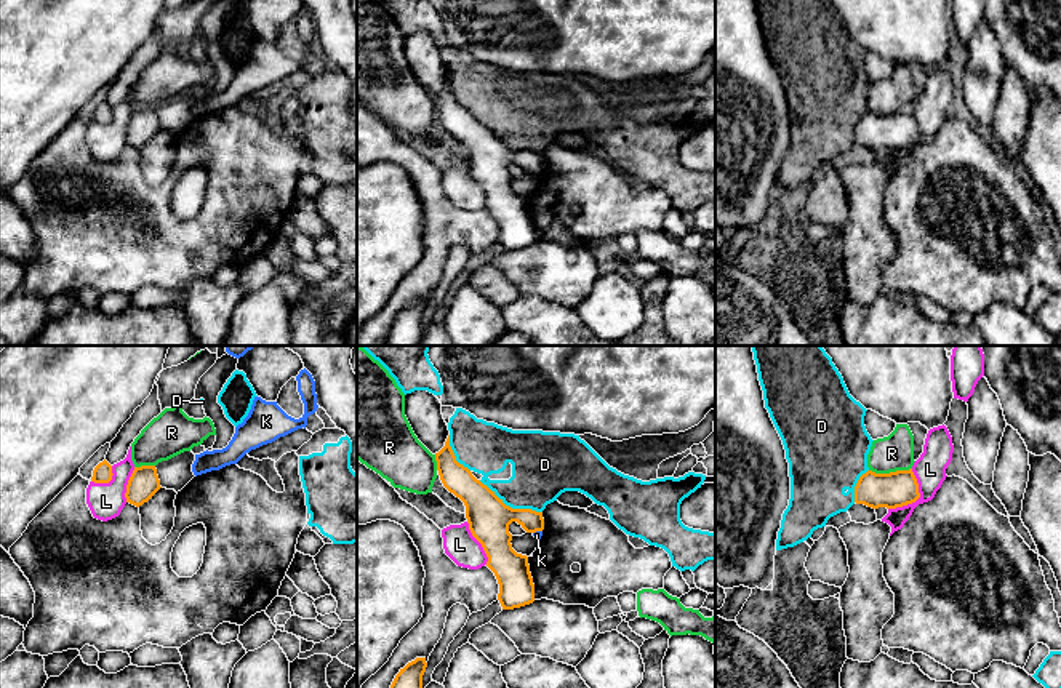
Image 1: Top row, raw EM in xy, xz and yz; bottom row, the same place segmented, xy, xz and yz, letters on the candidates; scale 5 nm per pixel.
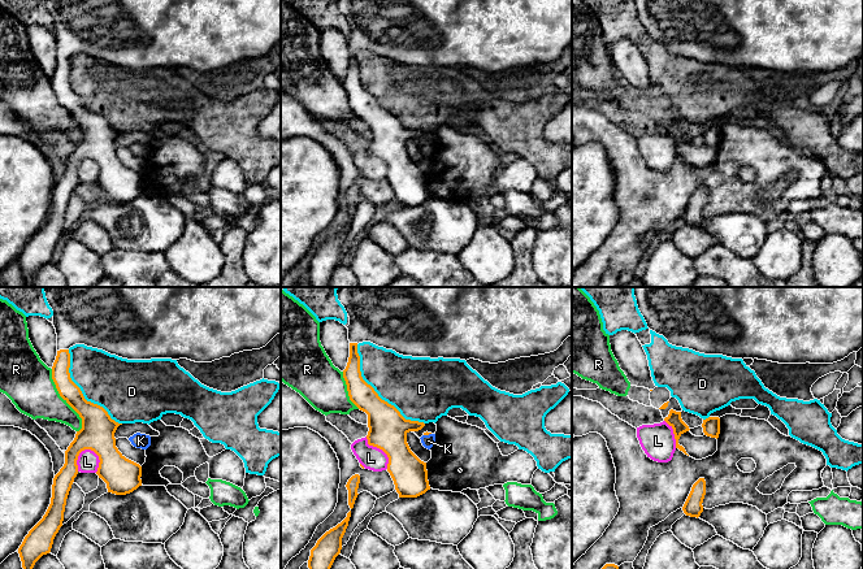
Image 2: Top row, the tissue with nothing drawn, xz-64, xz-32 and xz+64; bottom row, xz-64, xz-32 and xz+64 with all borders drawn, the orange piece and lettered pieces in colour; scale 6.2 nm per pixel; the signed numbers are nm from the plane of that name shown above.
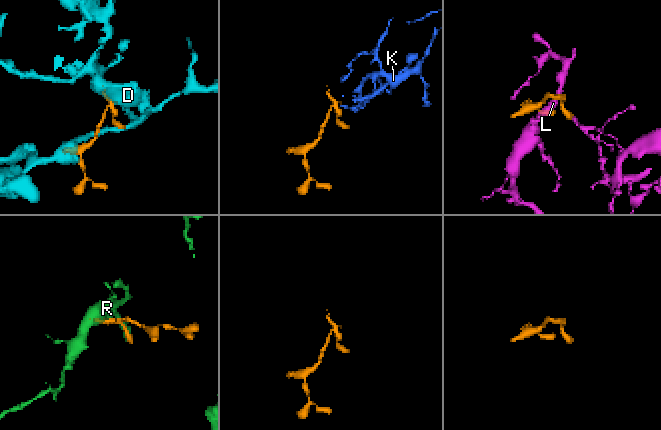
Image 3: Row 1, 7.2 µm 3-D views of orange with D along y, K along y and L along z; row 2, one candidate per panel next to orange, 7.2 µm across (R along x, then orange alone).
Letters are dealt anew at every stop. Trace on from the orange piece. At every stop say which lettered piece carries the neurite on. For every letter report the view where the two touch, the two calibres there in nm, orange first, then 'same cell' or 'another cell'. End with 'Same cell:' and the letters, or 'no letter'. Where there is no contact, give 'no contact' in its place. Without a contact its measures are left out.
D: meets orange in xz; 220 nm thick on the orange side, 300 nm on the other; another cell
K: meets orange in xz; 220 nm thick on the orange side, 40 nm on the other; another cell
L: meets orange in yz; 180 nm thick on the orange side, 160 nm on the other; another cell
R: meets orange in yz; 180 nm thick on the orange side, 180 nm on the other; another cell
Same cell: no letter

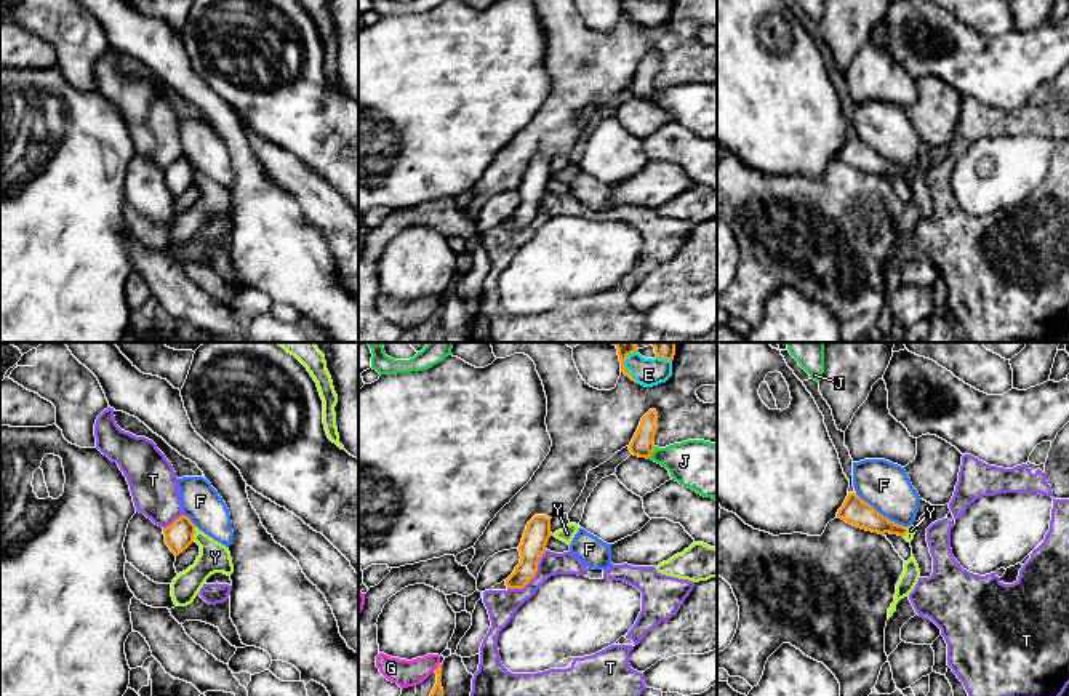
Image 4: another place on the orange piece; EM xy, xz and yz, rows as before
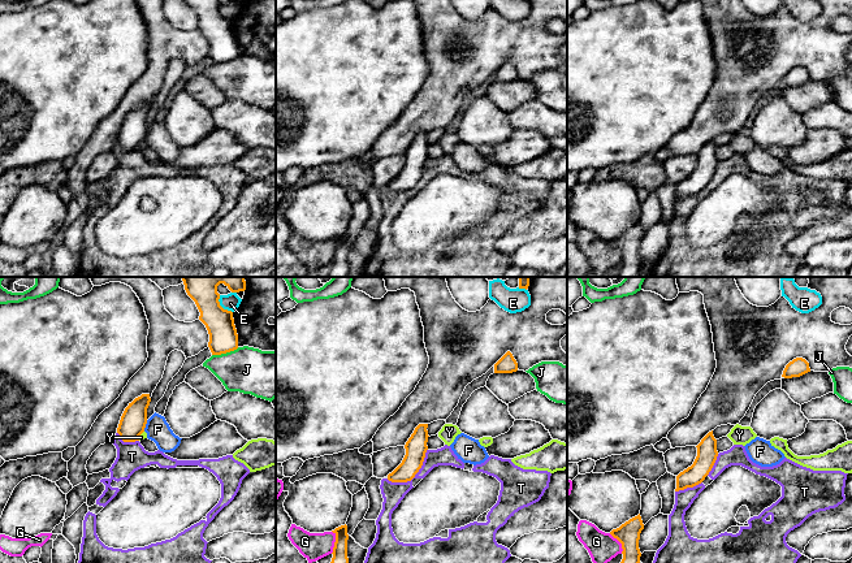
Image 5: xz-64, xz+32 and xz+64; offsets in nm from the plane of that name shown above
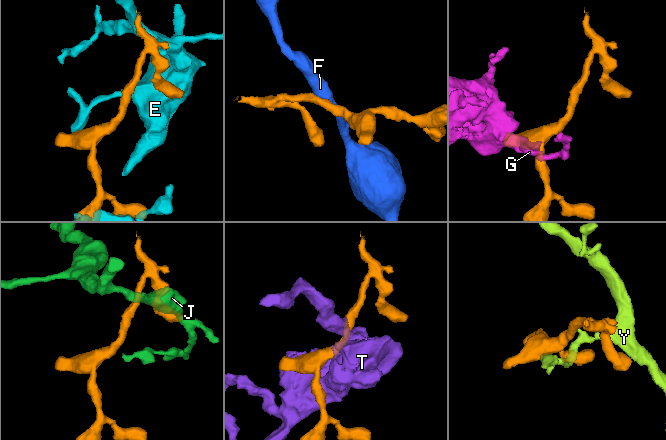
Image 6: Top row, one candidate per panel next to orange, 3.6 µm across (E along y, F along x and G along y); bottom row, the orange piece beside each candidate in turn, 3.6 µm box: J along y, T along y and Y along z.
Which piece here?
E: meets orange in xz; 100 nm thick on the orange side, 140 nm on the other; another cell
F: meets orange in yz; 140 nm thick on the orange side, 240 nm on the other; another cell
G: meets orange in xz; 50 nm thick on the orange side, 130 nm on the other; another cell
J: meets orange in xz; 120 nm thick on the orange side, 240 nm on the other; another cell
T: meets orange in xz; 130 nm thick on the orange side, 150 nm on the other; another cell
Y: meets orange in xy; 140 nm thick on the orange side, 150 nm on the other; another cell
Same cell: no letter

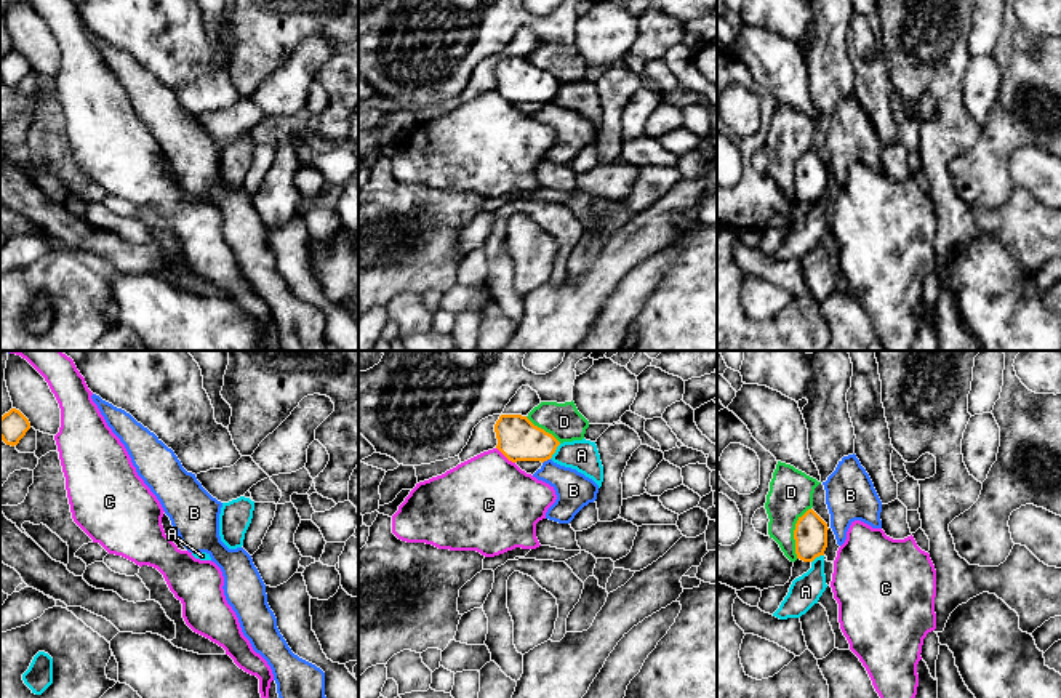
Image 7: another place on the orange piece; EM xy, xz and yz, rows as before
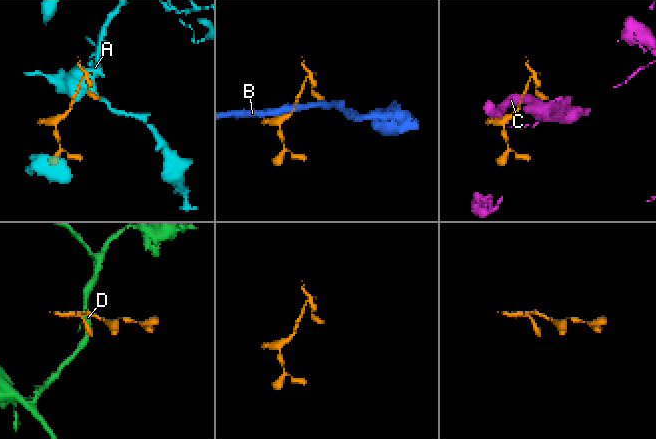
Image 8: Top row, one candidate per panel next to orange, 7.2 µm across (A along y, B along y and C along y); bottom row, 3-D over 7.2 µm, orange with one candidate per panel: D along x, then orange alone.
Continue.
A: meets orange in xz; 220 nm thick on the orange side, 160 nm on the other; another cell
B: meets orange in xz; 220 nm thick on the orange side, 180 nm on the other; another cell
C: meets orange in xz; 220 nm thick on the orange side, 480 nm on the other; another cell
D: meets orange in yz; 170 nm thick on the orange side, 220 nm on the other; another cell
Same cell: no letter

